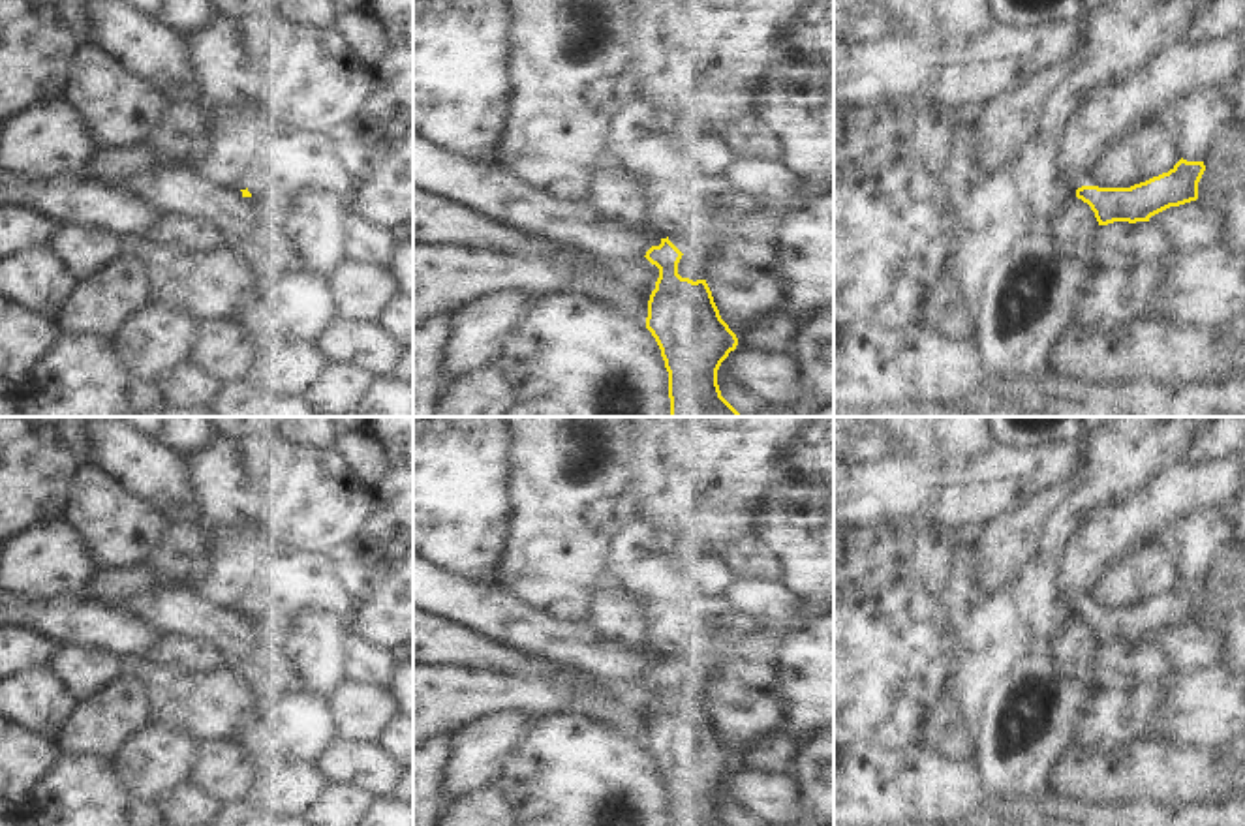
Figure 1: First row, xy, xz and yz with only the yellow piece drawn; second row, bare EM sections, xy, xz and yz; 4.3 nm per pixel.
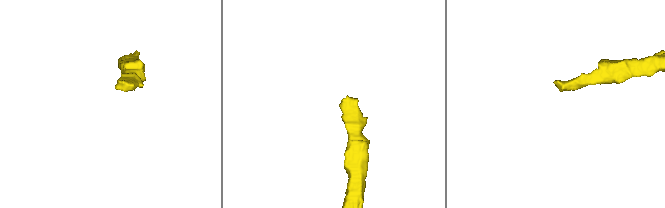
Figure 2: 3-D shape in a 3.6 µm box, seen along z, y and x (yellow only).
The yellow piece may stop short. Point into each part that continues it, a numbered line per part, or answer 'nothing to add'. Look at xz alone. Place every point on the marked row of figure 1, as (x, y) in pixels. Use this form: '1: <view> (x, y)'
1: xz (695, 237)

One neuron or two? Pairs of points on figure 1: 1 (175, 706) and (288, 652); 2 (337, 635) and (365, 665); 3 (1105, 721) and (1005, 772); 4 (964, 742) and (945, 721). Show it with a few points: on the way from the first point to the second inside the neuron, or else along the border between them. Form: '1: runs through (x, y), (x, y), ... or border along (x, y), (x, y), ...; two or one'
1: border along (226, 667), (258, 697); two
2: runs through (344, 641), (361, 657); one
3: border along (1090, 697), (1076, 712), (1075, 734), (1069, 744); two
4: border along (973, 734), (951, 727), (936, 740), (921, 744); two

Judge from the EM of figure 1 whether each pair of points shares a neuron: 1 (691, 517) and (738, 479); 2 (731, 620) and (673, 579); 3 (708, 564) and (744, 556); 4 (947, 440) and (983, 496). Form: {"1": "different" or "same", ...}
{"1": "same", "2": "same", "3": "same", "4": "different"}

